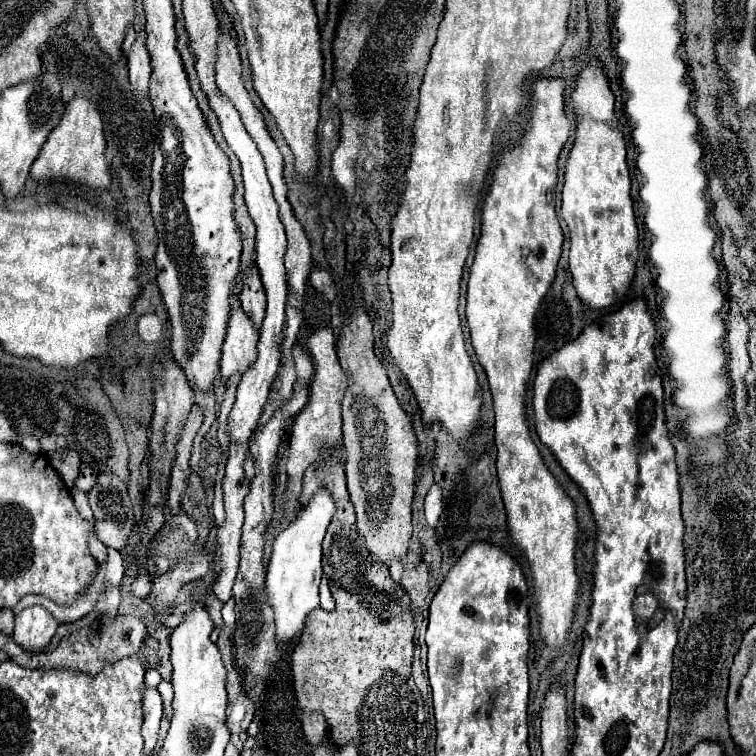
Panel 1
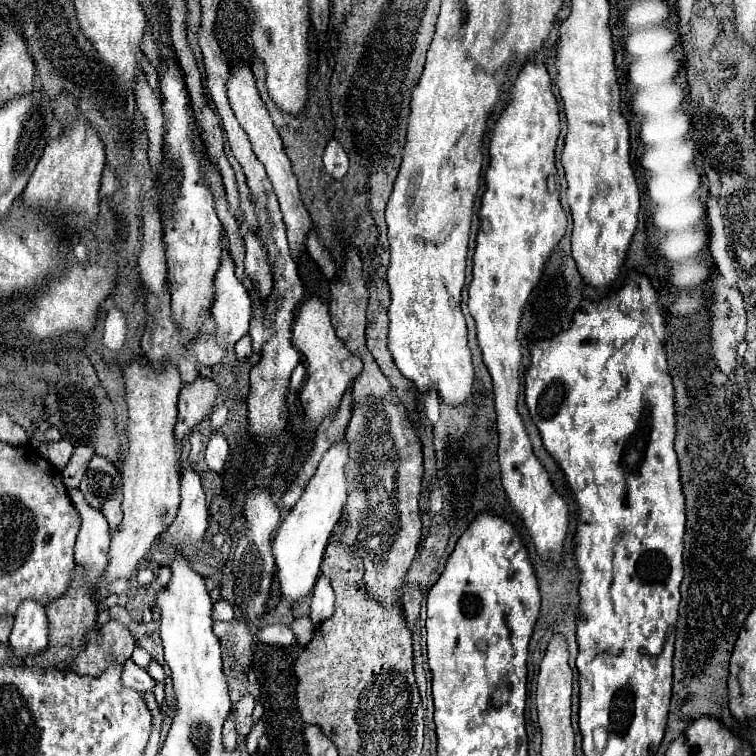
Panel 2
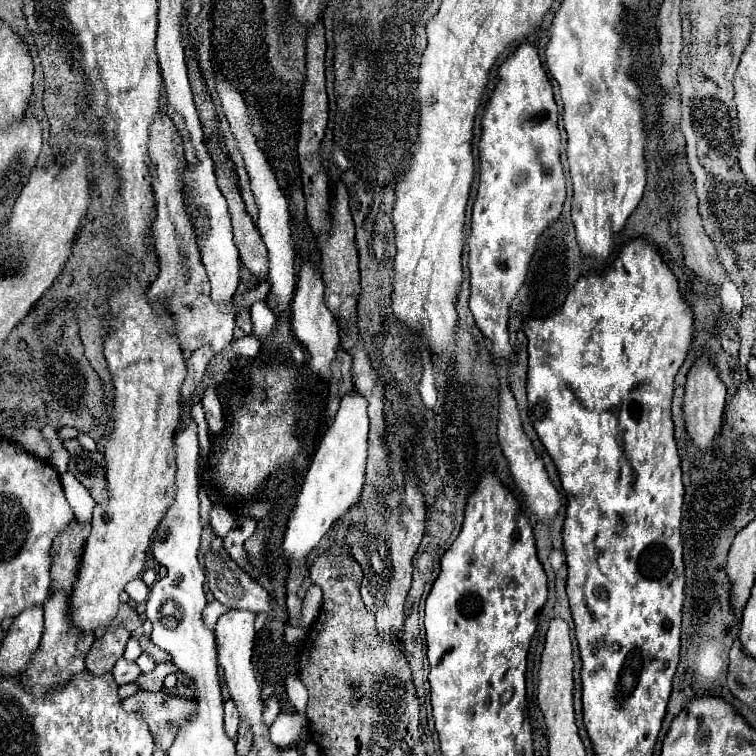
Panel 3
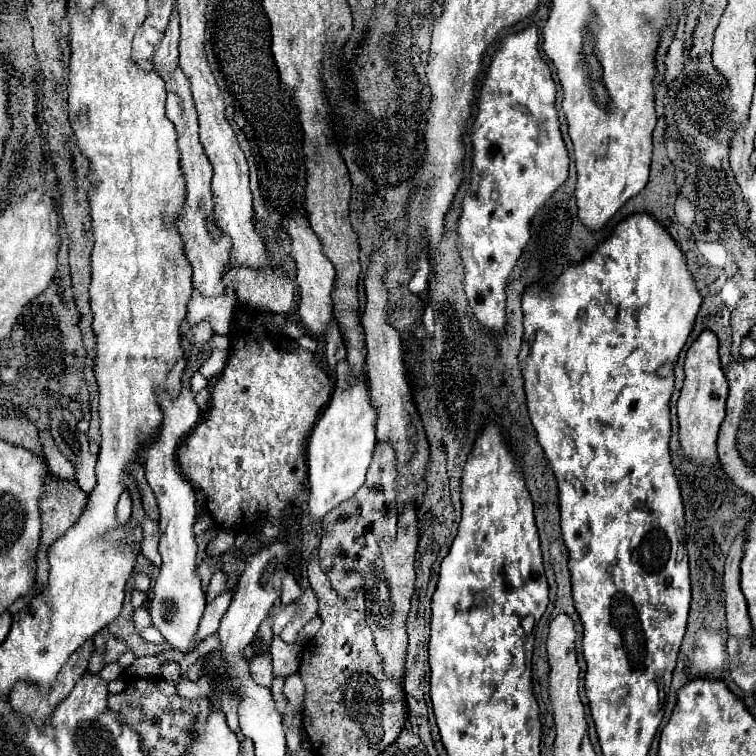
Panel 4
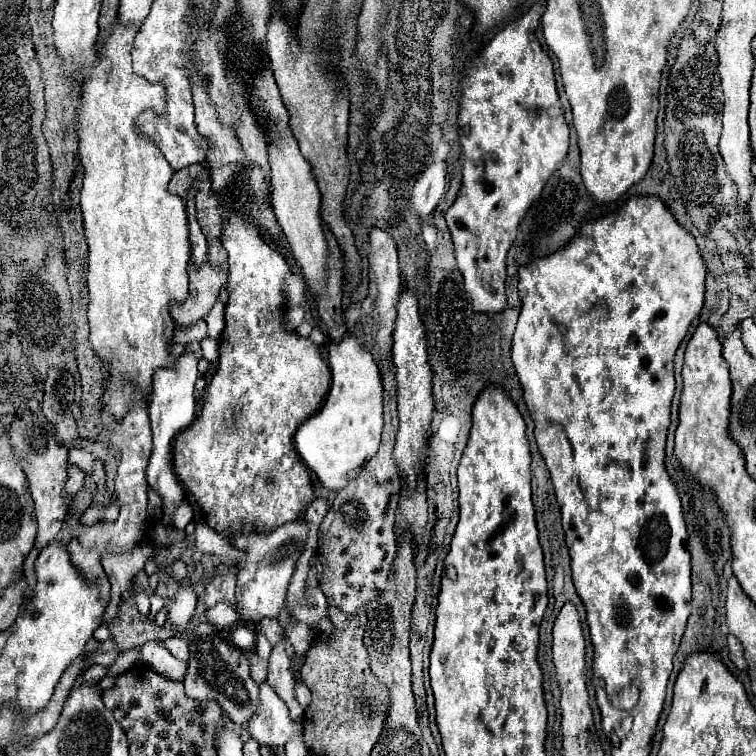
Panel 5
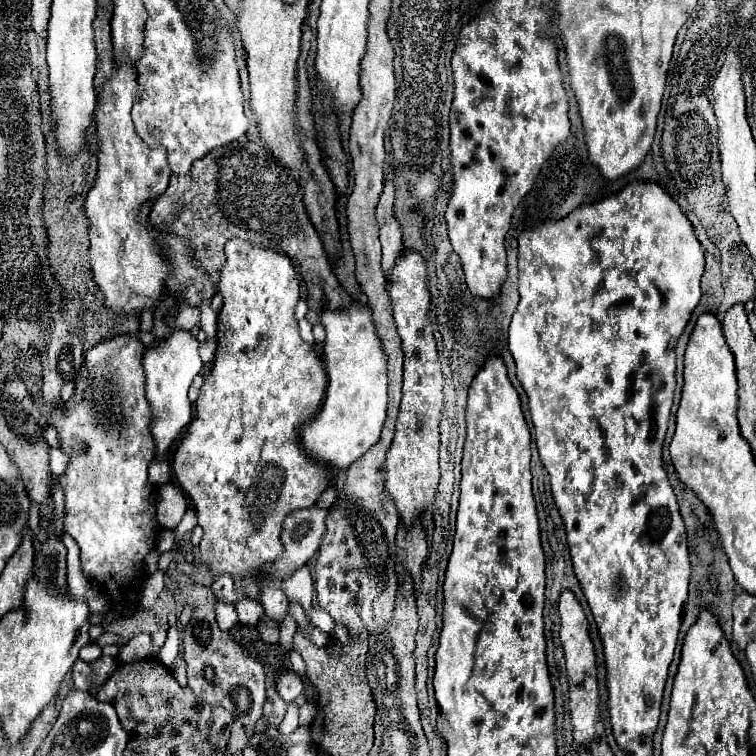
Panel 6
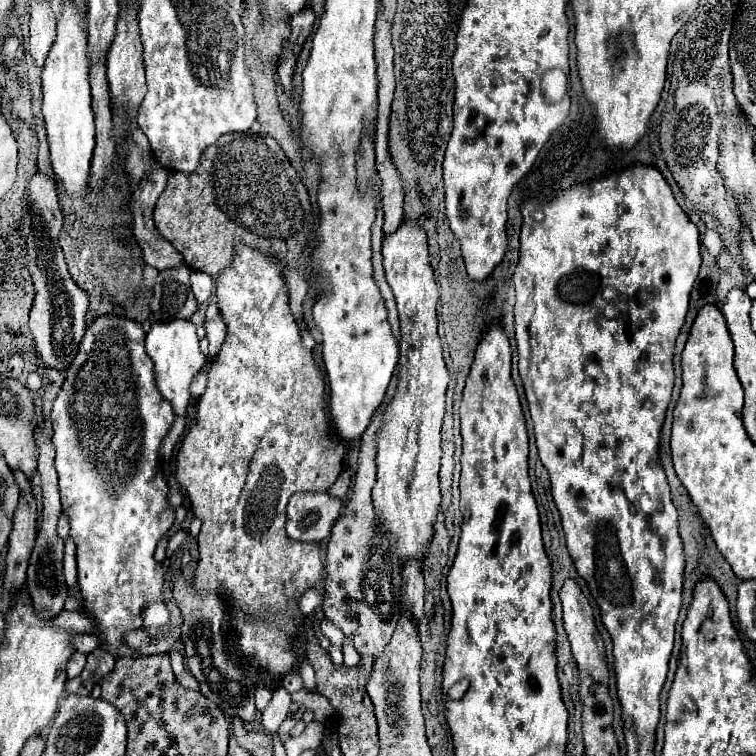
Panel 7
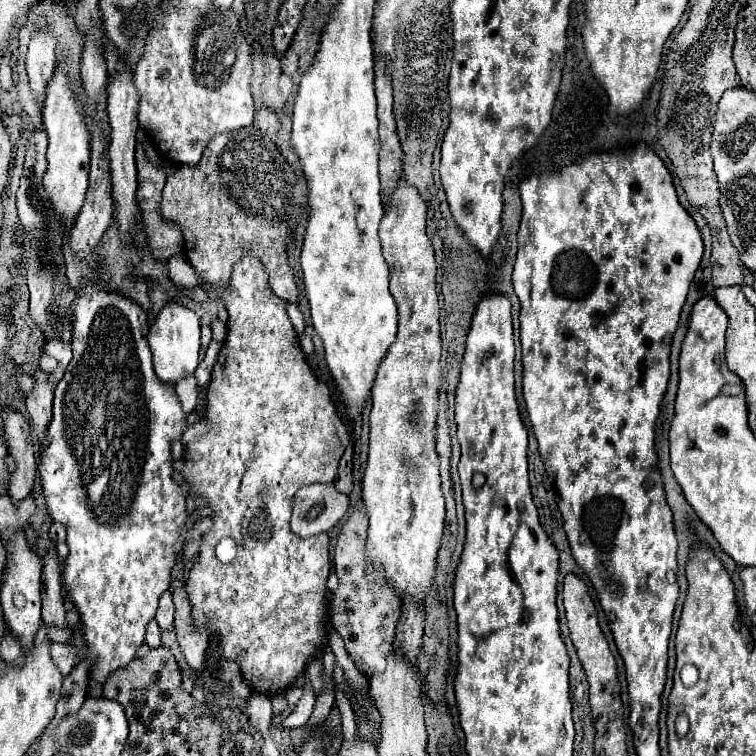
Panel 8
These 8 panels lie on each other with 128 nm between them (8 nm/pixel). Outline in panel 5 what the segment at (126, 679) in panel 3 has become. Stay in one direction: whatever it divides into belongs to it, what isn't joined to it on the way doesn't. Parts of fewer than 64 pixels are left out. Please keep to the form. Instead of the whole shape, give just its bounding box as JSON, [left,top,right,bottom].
[82,664,108,684]

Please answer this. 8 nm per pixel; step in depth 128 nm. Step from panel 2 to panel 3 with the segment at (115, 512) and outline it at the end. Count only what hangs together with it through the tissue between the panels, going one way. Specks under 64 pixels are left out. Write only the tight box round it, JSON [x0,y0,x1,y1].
[64,440,108,504]

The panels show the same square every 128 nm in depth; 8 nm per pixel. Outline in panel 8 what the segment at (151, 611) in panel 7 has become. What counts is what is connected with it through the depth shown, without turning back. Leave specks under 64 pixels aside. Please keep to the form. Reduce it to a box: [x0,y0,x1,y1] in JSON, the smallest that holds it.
[156,592,174,630]

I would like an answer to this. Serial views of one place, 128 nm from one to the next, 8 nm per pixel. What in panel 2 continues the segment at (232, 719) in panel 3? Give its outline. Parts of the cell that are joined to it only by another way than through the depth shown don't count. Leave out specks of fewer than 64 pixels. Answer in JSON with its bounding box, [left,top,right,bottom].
[224,716,238,750]

